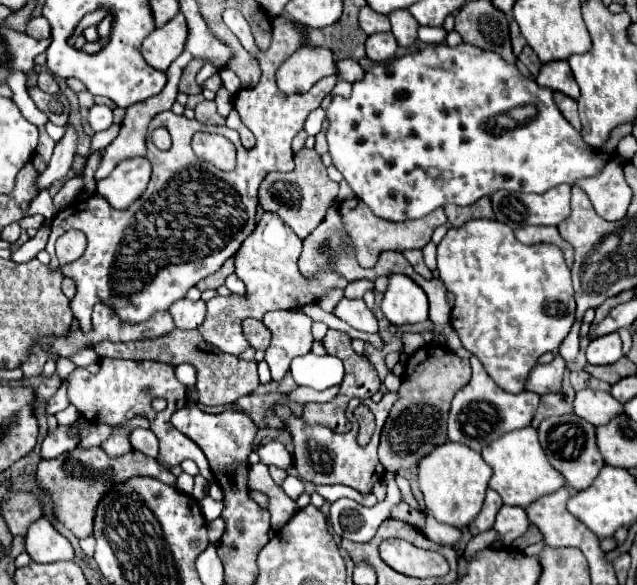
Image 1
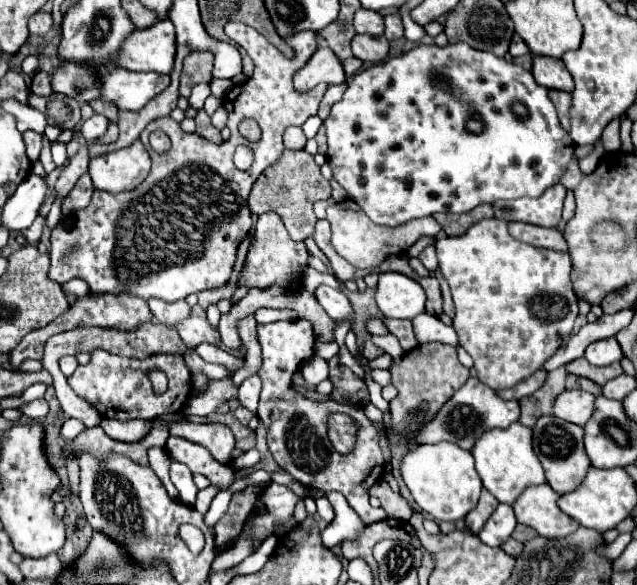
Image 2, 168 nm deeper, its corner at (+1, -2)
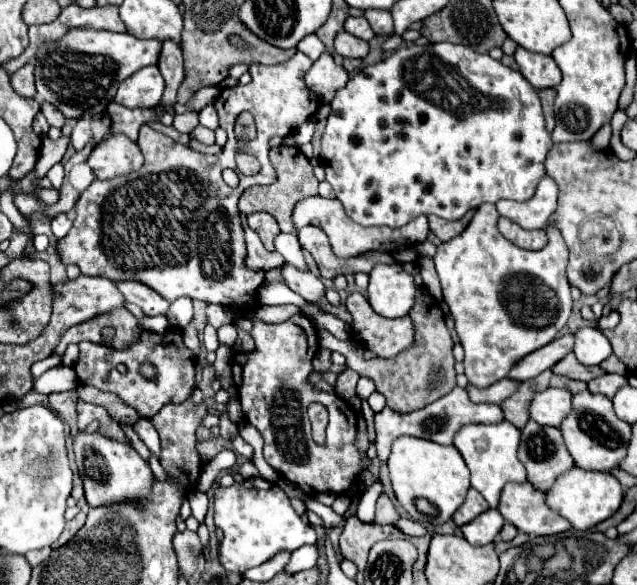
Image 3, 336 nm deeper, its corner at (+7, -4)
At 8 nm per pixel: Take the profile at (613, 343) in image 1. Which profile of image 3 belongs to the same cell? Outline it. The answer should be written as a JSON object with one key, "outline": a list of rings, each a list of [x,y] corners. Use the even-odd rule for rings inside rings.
{"outline":[[[589,326],[589,328],[581,328],[581,330],[575,332],[573,354],[577,356],[577,360],[581,364],[597,366],[605,358],[609,358],[613,352],[611,352],[611,344],[605,338],[605,334],[599,332],[597,328]]]}

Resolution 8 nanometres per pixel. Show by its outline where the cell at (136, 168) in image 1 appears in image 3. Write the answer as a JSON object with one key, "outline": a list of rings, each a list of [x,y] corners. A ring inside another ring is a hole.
{"outline":[[[111,136],[93,148],[87,164],[93,168],[99,180],[113,180],[139,172],[143,166],[143,154],[137,142],[129,140],[127,136]]]}

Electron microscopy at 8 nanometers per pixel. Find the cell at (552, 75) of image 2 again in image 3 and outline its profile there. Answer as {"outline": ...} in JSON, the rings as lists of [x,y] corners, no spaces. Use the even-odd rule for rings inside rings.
{"outline":[[[517,48],[515,60],[519,64],[519,72],[527,78],[527,82],[535,90],[555,88],[561,82],[561,70],[557,68],[557,64],[551,56],[535,54],[535,52],[527,52],[523,48]]]}

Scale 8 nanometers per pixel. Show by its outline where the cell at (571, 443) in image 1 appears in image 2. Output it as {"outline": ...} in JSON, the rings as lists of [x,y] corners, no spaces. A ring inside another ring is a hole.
{"outline":[[[543,416],[533,426],[533,450],[545,470],[547,484],[557,494],[567,494],[579,486],[579,482],[585,478],[587,470],[591,468],[591,462],[587,460],[585,448],[583,448],[583,428],[565,420],[559,420],[555,416]]]}

